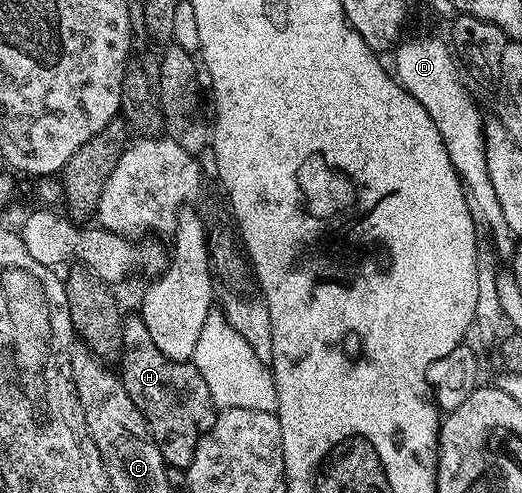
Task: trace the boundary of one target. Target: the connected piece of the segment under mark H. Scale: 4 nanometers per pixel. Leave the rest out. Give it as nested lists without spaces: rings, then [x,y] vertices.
[[[139,316],[125,317],[122,328],[122,352],[118,359],[120,381],[124,383],[130,400],[142,412],[152,430],[164,461],[169,467],[187,471],[194,460],[198,440],[214,424],[218,408],[212,403],[210,388],[191,361],[175,362],[158,350],[150,338],[146,324]]]

